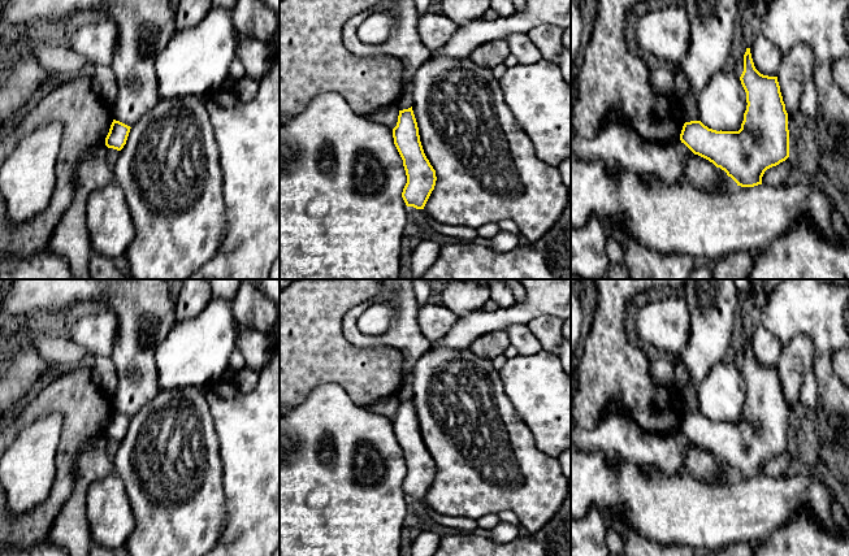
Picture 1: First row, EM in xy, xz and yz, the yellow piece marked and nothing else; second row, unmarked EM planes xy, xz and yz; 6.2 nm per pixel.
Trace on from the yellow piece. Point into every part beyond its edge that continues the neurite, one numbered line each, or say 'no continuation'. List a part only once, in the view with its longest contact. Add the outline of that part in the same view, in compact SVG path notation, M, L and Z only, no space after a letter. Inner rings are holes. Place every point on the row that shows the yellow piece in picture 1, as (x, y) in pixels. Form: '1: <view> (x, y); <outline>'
no continuation

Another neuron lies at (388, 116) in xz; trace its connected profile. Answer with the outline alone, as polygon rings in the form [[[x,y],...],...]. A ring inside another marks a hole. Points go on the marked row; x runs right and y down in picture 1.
[[[394,104],[394,105],[389,105],[382,109],[378,109],[376,112],[372,112],[365,117],[367,120],[374,123],[387,126],[390,130],[393,130],[397,126],[398,116],[399,116],[399,109]]]

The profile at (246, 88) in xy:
[[[247,75],[237,81],[237,84],[233,88],[233,94],[237,96],[237,99],[242,101],[252,100],[257,95],[257,92],[259,92],[259,81],[248,78]]]

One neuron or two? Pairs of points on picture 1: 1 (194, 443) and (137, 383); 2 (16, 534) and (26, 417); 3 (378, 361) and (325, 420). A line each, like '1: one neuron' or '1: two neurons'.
1: two neurons
2: one neuron
3: two neurons

